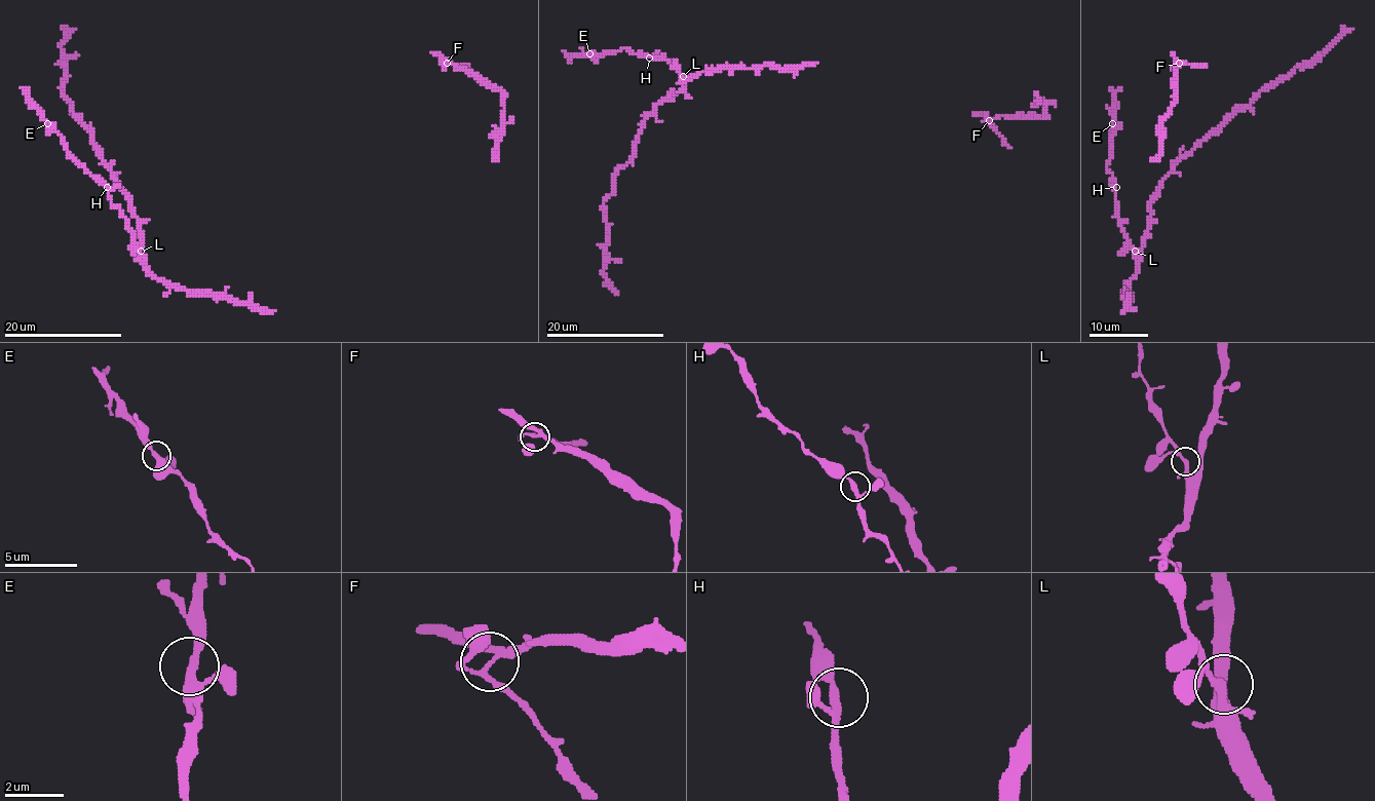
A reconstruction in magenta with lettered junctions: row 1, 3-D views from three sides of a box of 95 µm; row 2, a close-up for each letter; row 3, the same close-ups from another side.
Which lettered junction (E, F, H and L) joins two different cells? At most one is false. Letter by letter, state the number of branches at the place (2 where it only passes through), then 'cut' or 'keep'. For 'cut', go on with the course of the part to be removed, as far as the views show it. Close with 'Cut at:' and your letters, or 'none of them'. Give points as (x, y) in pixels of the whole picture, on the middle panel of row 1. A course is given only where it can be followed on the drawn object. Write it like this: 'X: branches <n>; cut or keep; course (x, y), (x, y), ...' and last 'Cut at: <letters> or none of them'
E: branches 3; keep
F: branches 4; cut; course (988, 120), (1010, 147)
H: branches 3; keep
L: branches 4; keep
Cut at: F

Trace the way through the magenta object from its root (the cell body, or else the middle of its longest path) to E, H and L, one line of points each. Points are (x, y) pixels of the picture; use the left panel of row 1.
E: (236, 302), (213, 295), (191, 295), (158, 280), (143, 260), (109, 189), (68, 151), (64, 138), (47, 123)
H: (236, 302), (213, 295), (191, 295), (158, 280), (143, 260), (127, 222), (112, 202), (107, 187)
L: (236, 302), (213, 295), (191, 295), (166, 284), (150, 271), (141, 251)

